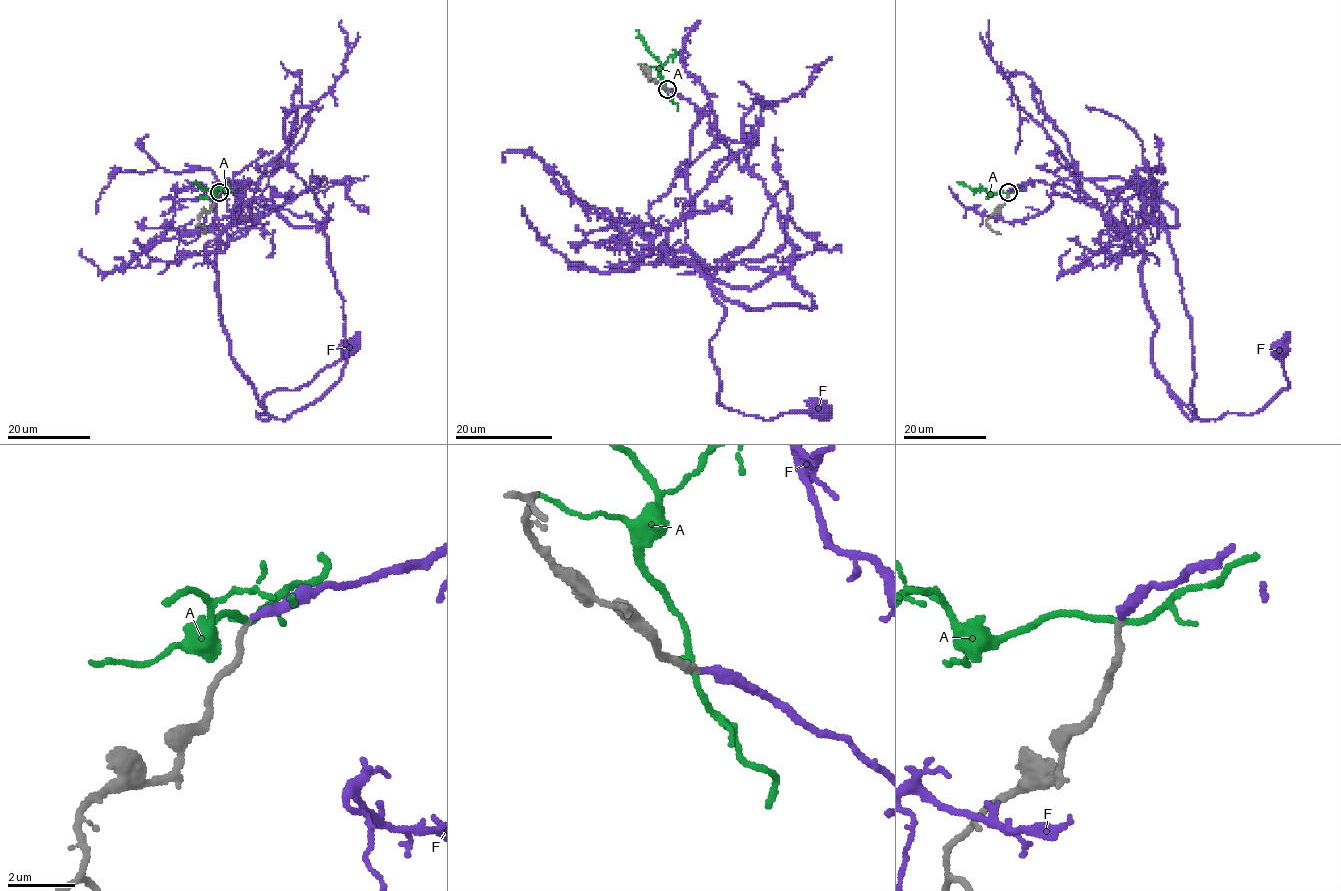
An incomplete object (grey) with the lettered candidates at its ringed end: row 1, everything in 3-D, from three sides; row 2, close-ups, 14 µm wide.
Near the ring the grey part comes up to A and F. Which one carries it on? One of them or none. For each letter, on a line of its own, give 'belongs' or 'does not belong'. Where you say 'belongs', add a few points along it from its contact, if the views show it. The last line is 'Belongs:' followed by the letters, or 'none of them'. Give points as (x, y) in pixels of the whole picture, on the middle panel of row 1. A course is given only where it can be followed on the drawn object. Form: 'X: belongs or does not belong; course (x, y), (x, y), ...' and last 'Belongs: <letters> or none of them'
A: does not belong
F: belongs; course (667, 89), (699, 121), (691, 199), (662, 247), (724, 307), (710, 341), (718, 401), (767, 419), (819, 403)
Belongs: F

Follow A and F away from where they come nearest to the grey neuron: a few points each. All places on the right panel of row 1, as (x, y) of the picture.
A: (1007, 193), (989, 194), (982, 189), (974, 190), (957, 181)
F: (1007, 192), (1064, 184), (1142, 251), (1152, 363), (1198, 418), (1255, 413), (1286, 389), (1275, 348)

